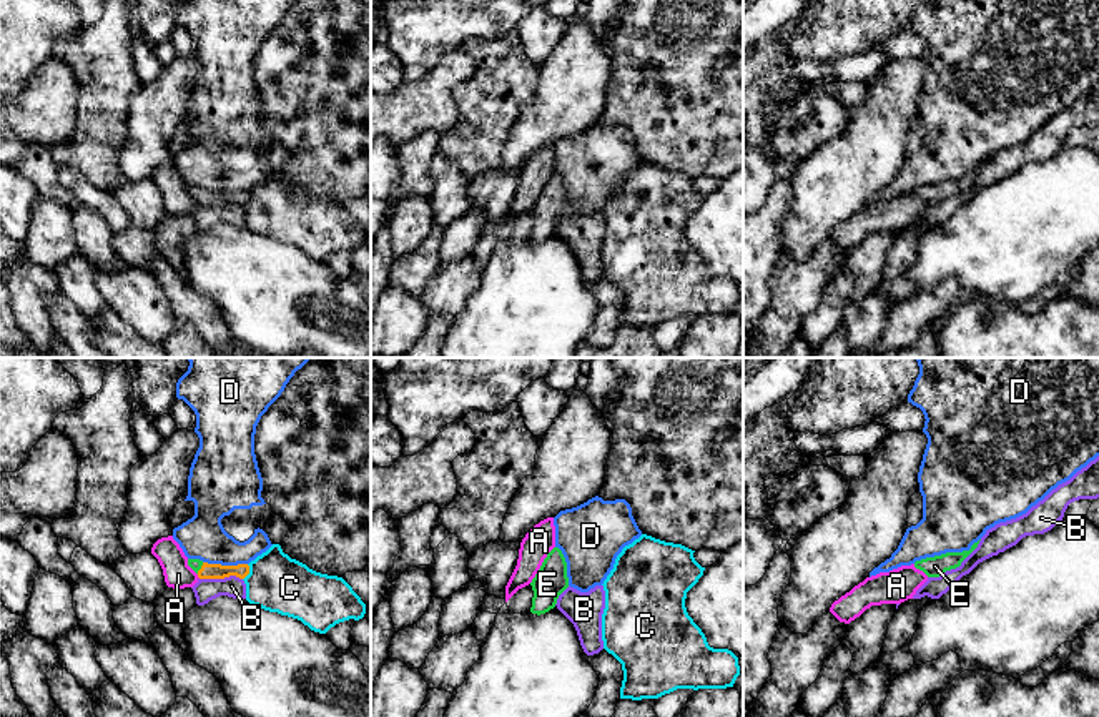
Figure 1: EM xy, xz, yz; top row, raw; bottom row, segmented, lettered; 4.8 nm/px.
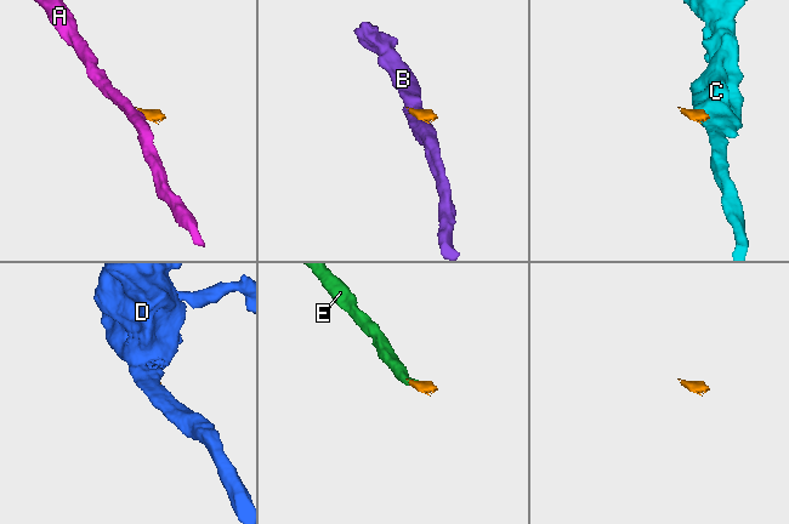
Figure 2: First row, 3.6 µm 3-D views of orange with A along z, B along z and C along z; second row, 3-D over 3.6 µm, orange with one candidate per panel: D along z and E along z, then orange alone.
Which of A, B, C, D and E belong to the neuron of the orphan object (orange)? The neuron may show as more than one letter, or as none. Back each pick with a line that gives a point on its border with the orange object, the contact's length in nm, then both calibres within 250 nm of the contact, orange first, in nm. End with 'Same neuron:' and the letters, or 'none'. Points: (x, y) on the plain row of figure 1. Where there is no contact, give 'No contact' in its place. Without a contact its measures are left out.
E: Touches orange at xy (202, 195). Shared border 70 nm. Thickness 80 nm (orange) against 60 nm
Same neuron: E

